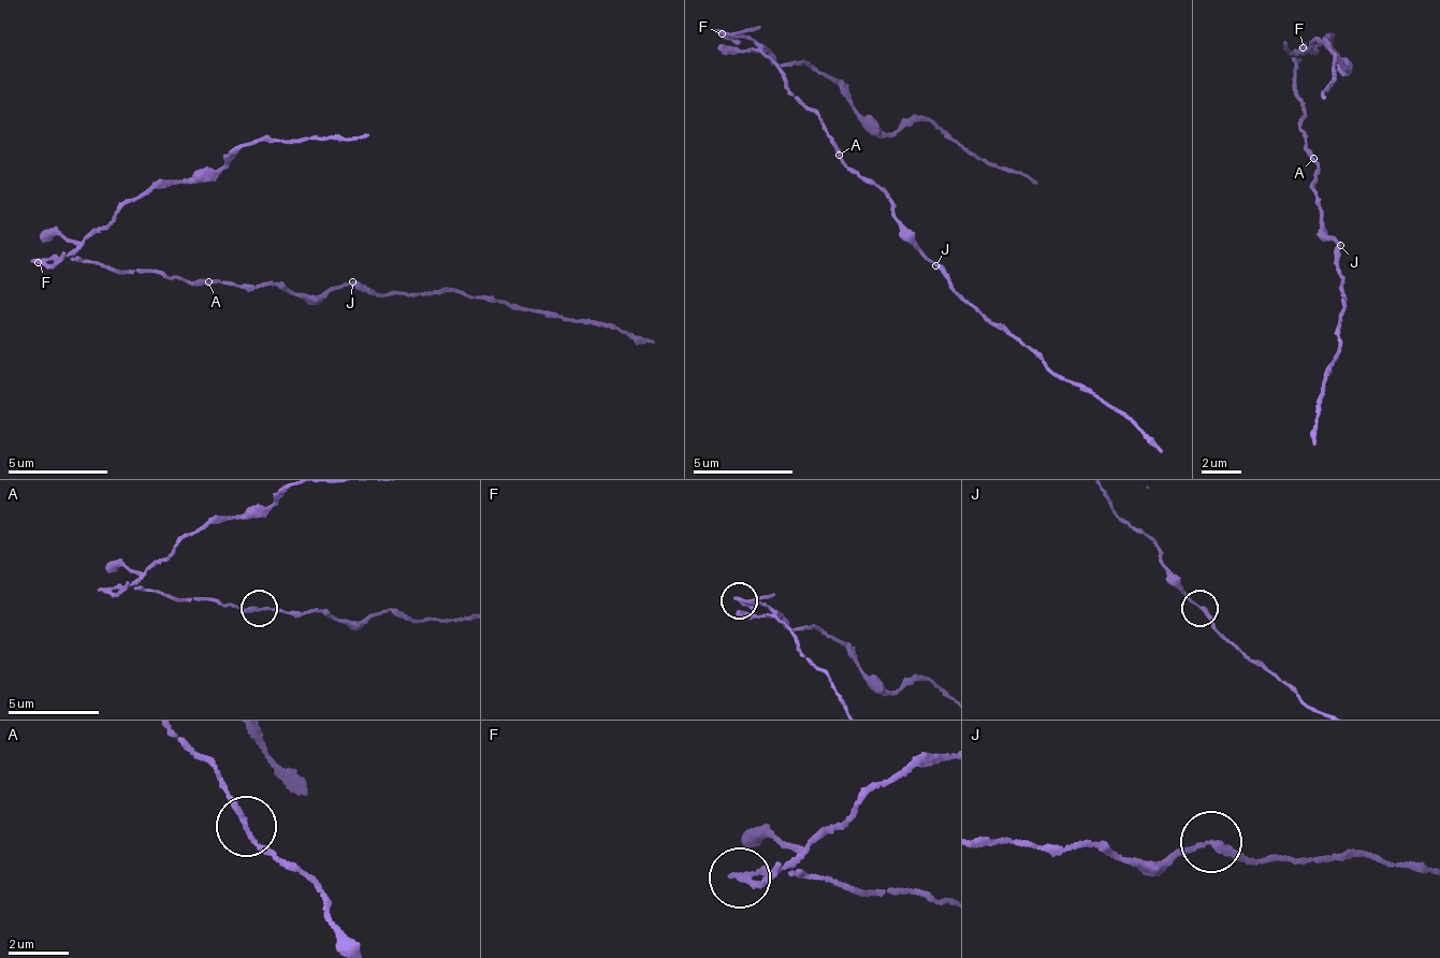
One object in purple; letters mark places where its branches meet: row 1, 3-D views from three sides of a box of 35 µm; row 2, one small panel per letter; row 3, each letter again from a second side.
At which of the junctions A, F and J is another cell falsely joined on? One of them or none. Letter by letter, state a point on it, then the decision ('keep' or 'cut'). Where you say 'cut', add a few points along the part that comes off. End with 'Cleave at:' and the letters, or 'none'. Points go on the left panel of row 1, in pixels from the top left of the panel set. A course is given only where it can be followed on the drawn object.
A: (208, 281) | keep
F: (38, 262) | cut | (40, 260), (58, 261), (139, 196), (204, 183), (251, 143), (369, 134)
J: (352, 281) | keep
Cleave at: F

